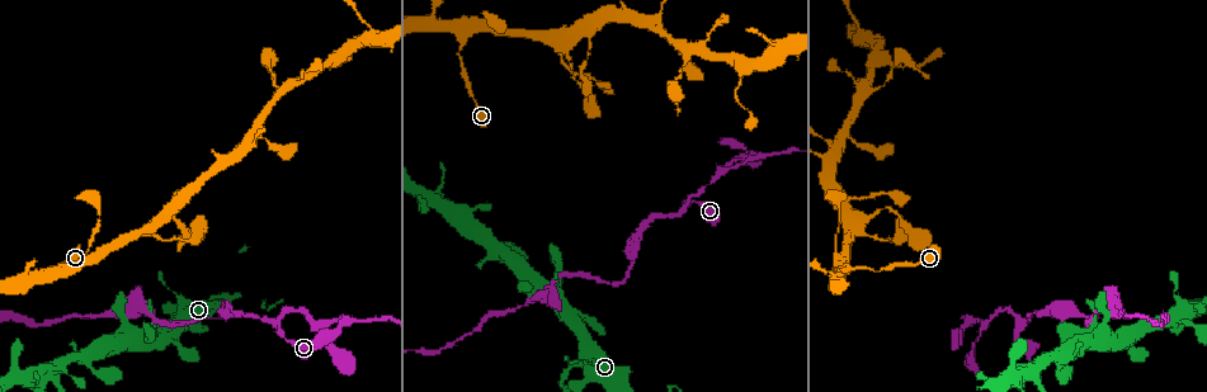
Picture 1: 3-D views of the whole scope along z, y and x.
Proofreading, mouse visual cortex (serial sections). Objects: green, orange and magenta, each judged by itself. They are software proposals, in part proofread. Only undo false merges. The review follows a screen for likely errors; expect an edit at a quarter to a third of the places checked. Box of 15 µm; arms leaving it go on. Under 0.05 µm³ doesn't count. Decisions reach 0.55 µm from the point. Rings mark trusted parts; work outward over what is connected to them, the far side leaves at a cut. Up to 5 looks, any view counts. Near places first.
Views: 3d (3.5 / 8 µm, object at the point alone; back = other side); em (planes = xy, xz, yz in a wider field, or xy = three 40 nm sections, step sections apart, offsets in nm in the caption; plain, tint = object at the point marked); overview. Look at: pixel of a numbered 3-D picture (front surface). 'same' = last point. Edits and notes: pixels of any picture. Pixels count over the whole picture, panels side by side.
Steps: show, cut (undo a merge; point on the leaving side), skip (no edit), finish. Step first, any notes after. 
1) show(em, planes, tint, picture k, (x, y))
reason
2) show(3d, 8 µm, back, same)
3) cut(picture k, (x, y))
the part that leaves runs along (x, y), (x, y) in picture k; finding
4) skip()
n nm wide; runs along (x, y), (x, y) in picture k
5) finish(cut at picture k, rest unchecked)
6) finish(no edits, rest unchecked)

show(3d, 8 µm, back, picture 1, (854, 224))
four or more arms meet

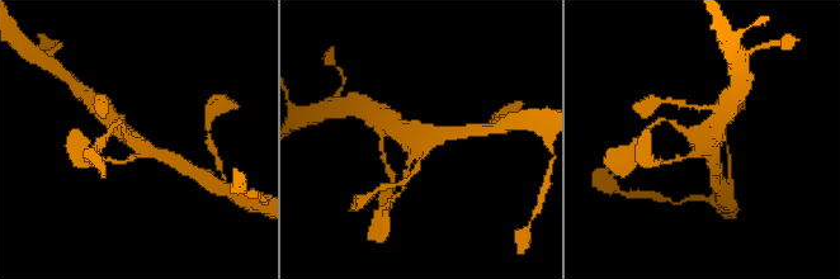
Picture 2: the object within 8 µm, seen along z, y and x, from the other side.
show(3d, 3.5 µm, picture 2, (138, 144))

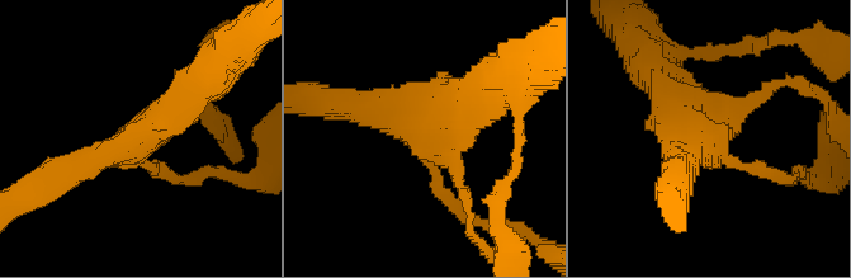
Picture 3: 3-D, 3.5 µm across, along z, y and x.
show(em, xy, step 3, tint, picture 3, (428, 122))
shape alone is not enough

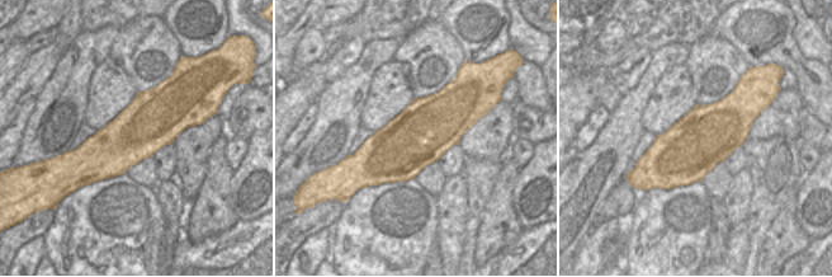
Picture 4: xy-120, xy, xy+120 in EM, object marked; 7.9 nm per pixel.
skip()
one cell here

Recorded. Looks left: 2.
show(3d, 3.5 µm, back, picture 1, (714, 27))
a narrow waist

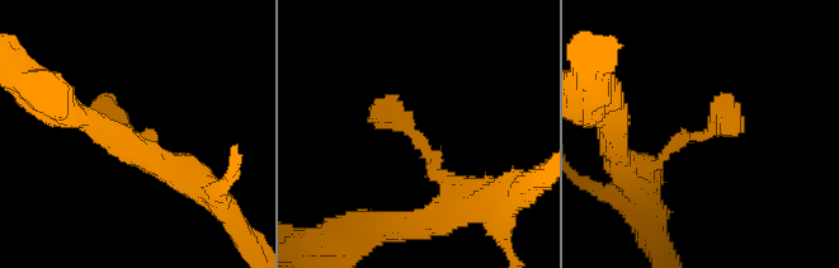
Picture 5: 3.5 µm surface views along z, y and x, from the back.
show(em, xy, step 2, tint, picture 5, (143, 136))

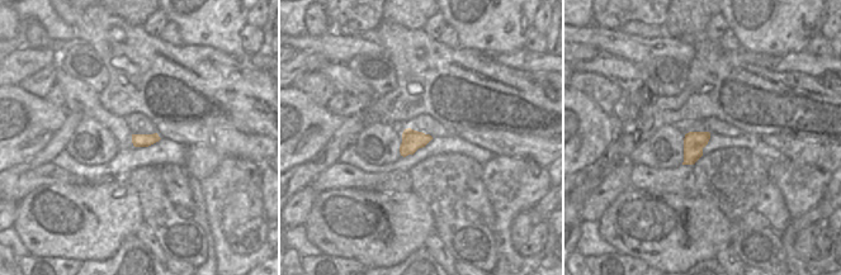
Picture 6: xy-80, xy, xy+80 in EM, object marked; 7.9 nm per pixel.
skip()
continuous, no second cell

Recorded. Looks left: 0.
finish(no edits, rest unchecked)

